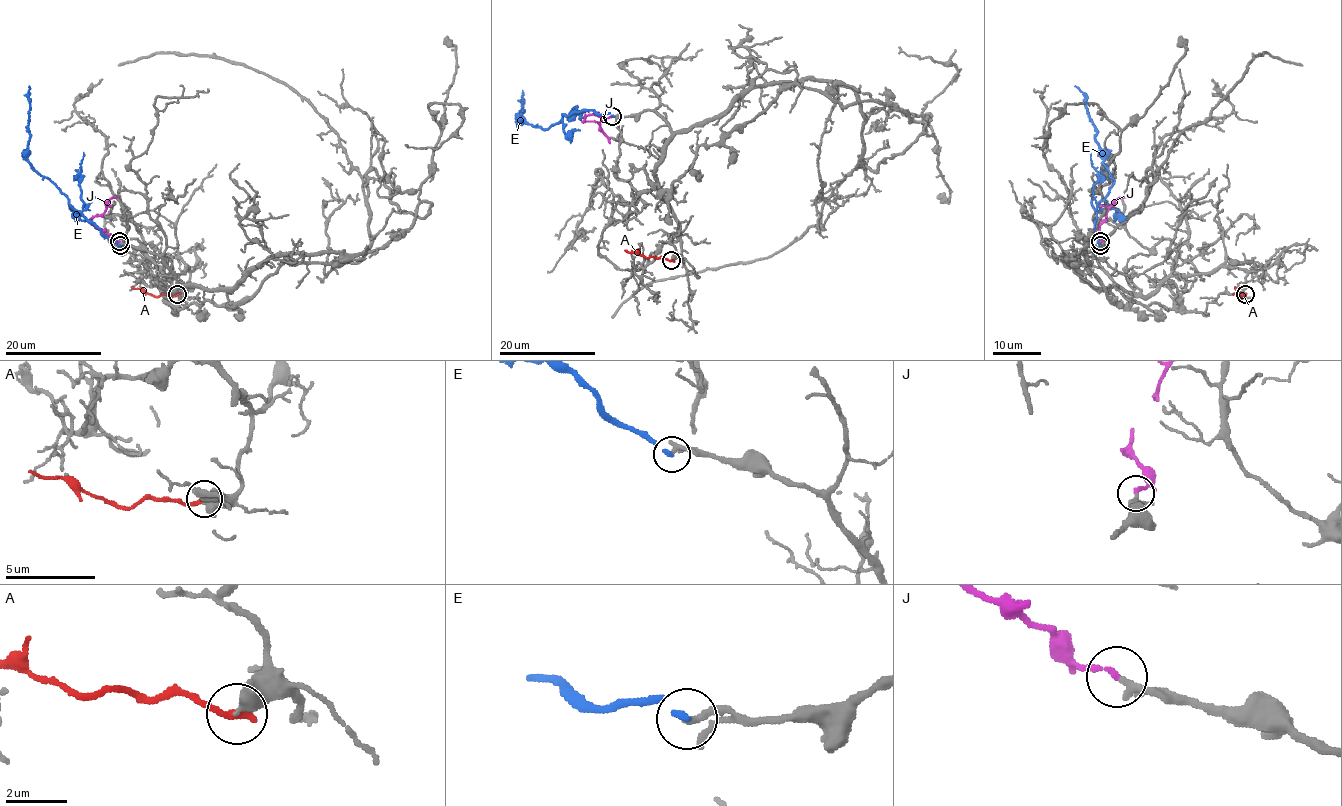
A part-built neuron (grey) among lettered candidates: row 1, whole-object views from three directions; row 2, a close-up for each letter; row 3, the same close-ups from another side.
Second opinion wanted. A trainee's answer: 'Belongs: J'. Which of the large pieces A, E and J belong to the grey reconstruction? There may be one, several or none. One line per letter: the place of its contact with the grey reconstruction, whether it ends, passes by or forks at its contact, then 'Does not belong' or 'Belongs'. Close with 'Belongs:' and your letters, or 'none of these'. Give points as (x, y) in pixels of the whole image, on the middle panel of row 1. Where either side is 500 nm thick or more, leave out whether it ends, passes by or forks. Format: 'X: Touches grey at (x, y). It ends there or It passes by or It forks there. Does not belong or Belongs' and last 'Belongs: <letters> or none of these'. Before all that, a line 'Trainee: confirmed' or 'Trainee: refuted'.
Trainee: confirmed
A: Touches grey at (671, 260). It ends there. Does not belong
E: Touches grey at (613, 116). It ends there. Does not belong
J: Touches grey at (612, 116). It ends there. Belongs
Belongs: J

